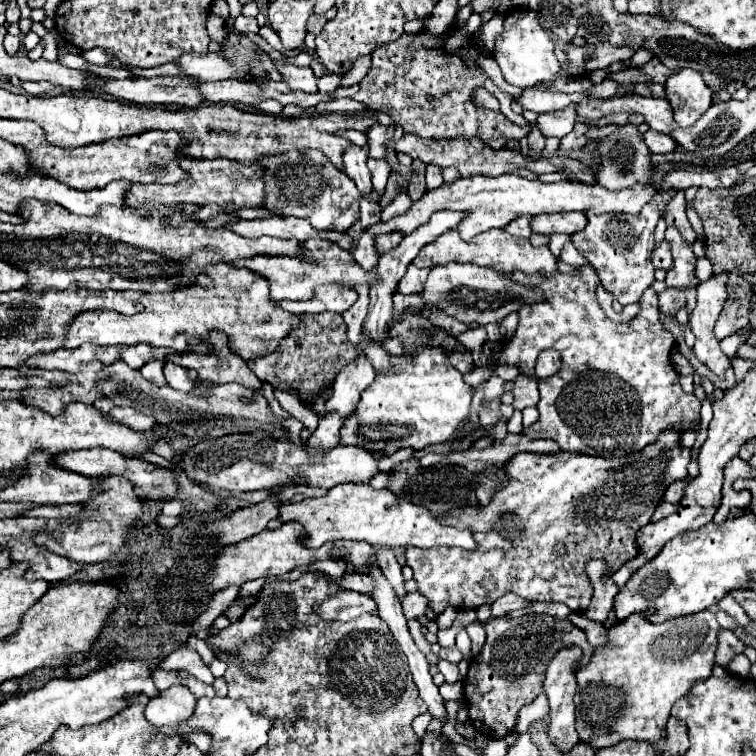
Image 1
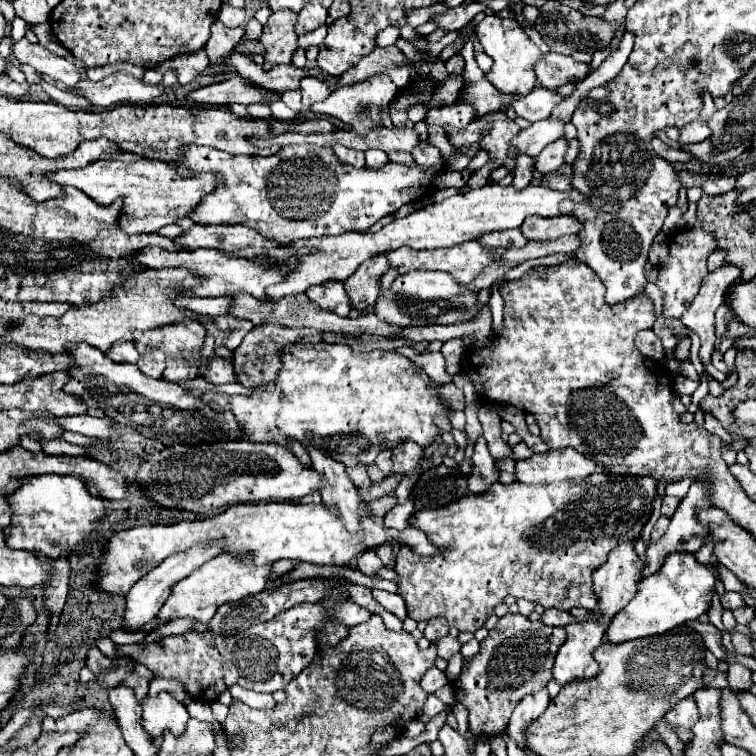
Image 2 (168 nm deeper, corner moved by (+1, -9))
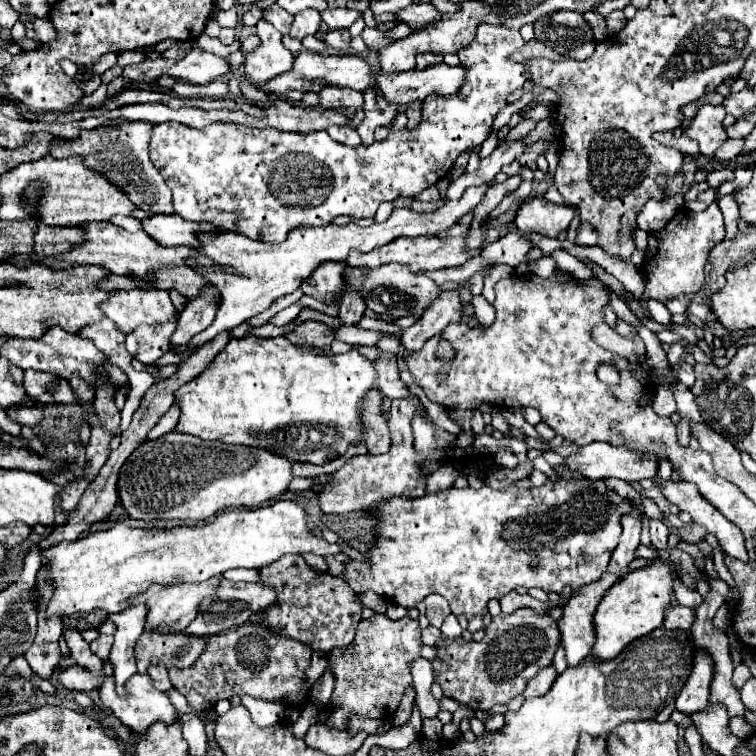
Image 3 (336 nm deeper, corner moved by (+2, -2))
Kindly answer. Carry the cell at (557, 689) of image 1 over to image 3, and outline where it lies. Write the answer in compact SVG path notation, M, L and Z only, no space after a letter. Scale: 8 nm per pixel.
M606 571L598 583L590 583L590 587L582 587L582 591L574 591L568 605L564 607L564 617L558 621L562 633L562 645L566 649L568 665L578 665L594 645L594 625L592 617L598 601L604 591L610 589L618 581L618 575Z

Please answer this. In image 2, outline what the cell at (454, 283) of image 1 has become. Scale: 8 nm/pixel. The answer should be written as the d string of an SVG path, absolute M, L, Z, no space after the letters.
M411 270L401 274L391 290L379 298L375 304L375 314L395 326L425 326L425 324L459 324L475 320L485 306L479 304L477 292L455 282L451 274L429 272L429 270Z

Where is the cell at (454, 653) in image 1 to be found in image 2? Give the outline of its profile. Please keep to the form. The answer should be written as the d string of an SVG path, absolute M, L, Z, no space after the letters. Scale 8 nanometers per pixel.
M445 636L445 638L437 640L437 654L445 660L451 660L459 652L459 648L461 648L461 644L453 636Z

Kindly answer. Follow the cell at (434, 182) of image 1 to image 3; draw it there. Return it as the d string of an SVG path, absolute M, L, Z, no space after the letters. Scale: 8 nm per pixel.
M412 103L408 109L406 109L406 117L408 117L408 129L414 129L420 121L420 115L422 115L422 103Z

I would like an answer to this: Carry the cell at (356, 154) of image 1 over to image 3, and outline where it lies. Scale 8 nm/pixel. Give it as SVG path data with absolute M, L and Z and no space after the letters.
M332 125L326 129L330 133L332 139L344 143L344 145L350 145L350 147L358 147L362 141L360 141L360 135L352 129L352 127L346 127L346 125Z

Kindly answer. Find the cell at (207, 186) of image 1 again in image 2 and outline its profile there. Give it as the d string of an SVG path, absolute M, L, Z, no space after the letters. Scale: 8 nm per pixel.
M143 158L135 162L99 160L85 168L59 170L55 174L49 174L49 180L75 186L101 206L111 206L117 198L123 198L121 226L131 234L157 232L165 224L173 224L179 218L189 218L191 210L195 210L195 206L199 206L199 202L207 194L211 194L211 190L215 190L219 182L215 174L191 174L191 178L179 178L175 164Z

